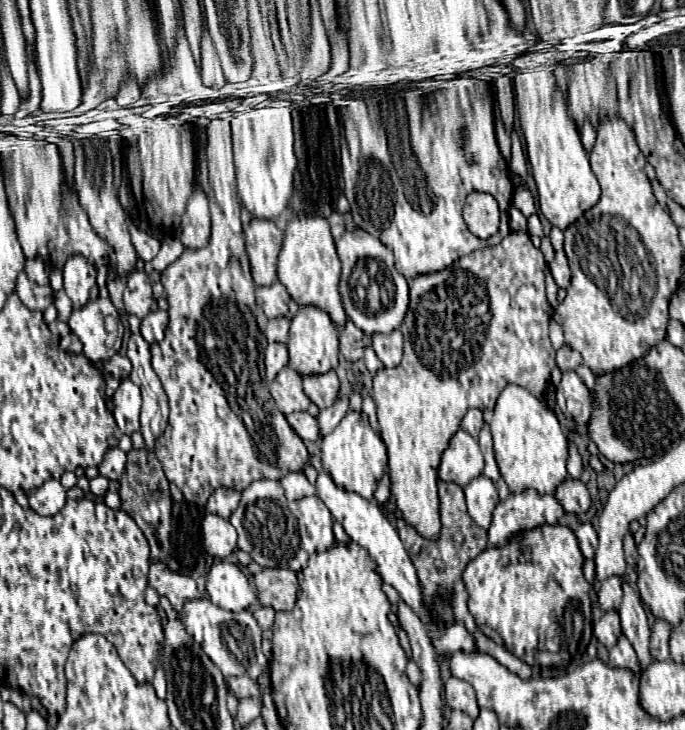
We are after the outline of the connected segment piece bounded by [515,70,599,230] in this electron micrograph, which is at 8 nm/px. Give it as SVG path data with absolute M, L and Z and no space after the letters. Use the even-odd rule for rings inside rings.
M535 70L515 76L515 98L519 108L519 122L525 144L527 159L539 192L539 206L543 216L565 230L585 210L599 200L599 182L591 172L587 152L579 140L579 134L567 114L567 104L557 88L555 76L549 70Z

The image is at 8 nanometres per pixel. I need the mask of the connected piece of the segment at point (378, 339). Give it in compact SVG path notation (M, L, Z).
M395 328L391 334L373 334L373 350L377 358L387 366L393 368L401 362L403 354L403 334L399 328Z

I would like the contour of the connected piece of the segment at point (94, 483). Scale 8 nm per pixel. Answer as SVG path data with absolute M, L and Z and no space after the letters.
M101 475L90 480L90 491L96 496L104 496L108 491L109 480Z

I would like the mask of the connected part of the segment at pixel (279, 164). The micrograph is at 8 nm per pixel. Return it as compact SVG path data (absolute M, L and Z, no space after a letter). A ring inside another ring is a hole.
M251 108L233 113L231 134L237 192L243 206L257 218L275 220L289 204L297 158L293 152L291 108Z

